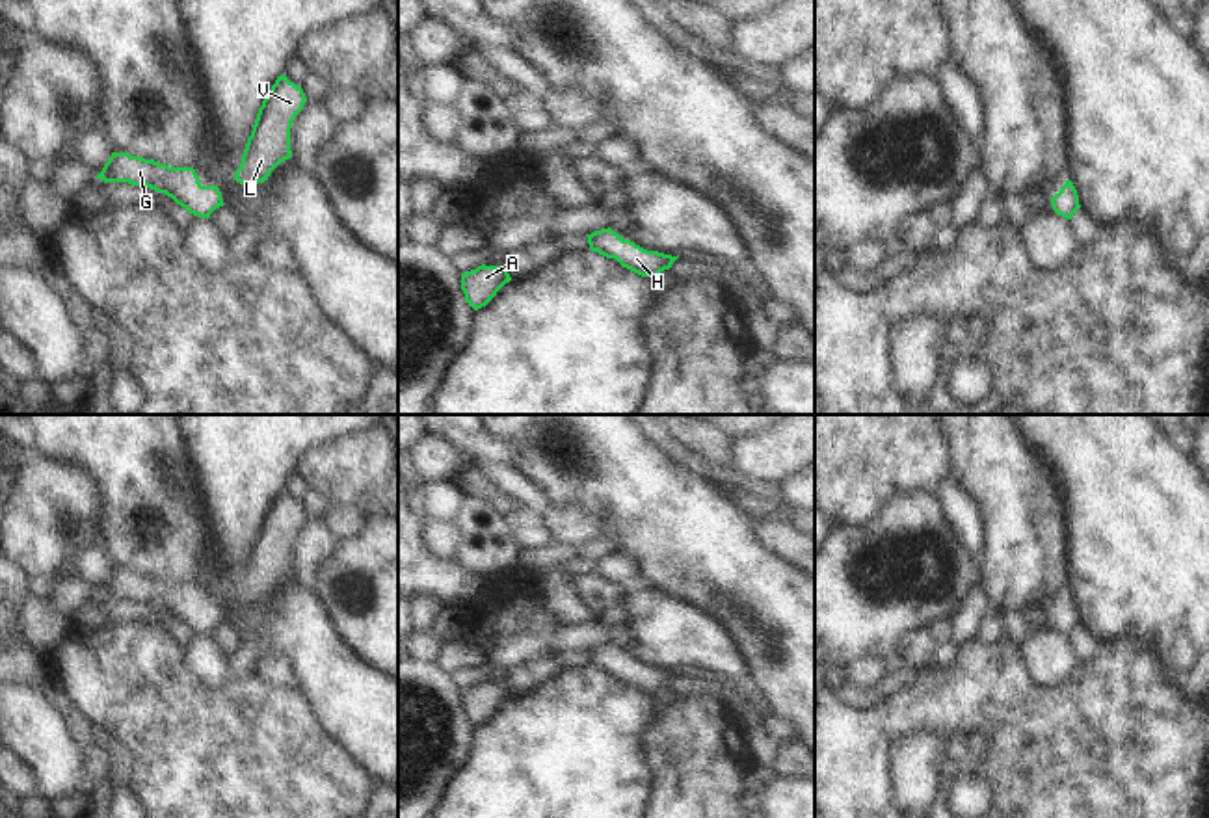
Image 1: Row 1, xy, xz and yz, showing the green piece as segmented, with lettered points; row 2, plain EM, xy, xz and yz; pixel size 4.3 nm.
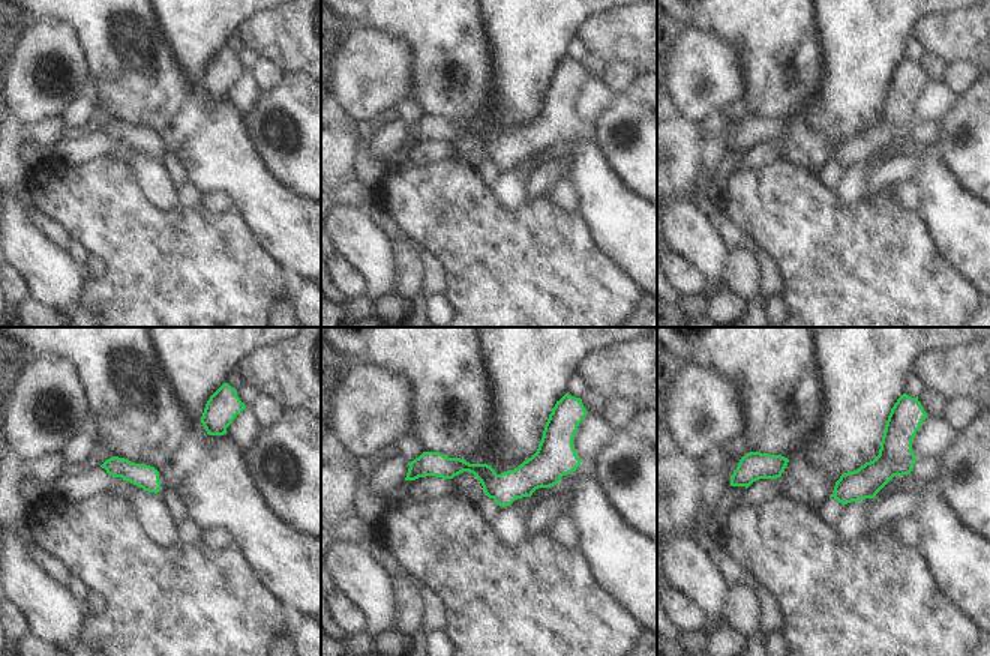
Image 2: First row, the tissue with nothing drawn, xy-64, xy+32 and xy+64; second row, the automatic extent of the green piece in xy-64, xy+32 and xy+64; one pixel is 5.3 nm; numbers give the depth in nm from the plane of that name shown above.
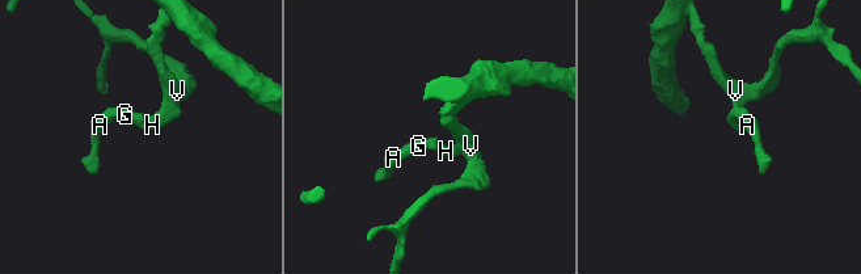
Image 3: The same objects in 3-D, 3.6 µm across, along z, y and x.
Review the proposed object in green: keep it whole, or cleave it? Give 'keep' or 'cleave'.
keep

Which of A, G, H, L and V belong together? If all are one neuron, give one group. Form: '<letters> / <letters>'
A G H L V

